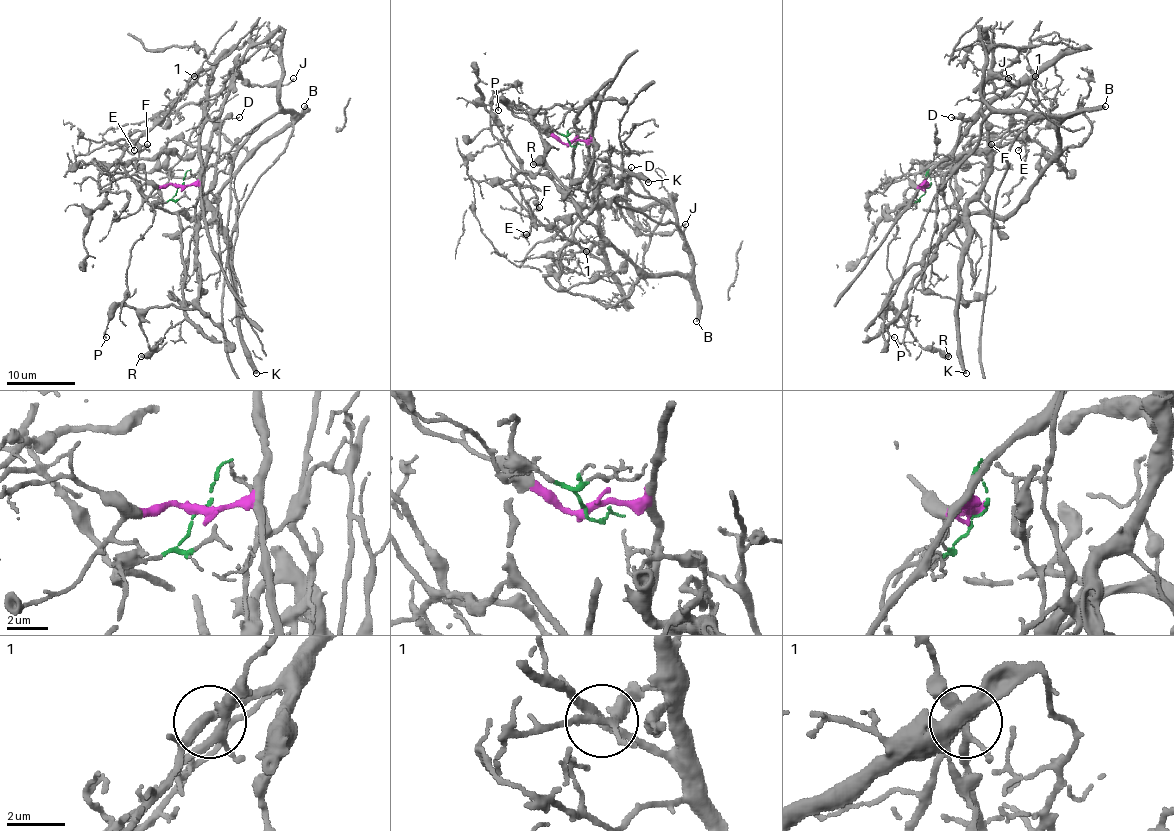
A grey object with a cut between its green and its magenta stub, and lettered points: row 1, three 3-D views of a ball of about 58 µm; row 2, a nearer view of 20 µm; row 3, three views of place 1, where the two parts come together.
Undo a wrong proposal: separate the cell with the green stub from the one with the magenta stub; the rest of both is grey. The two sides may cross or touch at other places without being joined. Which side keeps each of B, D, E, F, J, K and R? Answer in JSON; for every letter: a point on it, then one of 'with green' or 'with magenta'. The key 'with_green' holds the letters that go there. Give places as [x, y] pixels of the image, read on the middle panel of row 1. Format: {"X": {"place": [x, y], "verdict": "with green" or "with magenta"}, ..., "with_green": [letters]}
{"B": {"place": [696, 321], "verdict": "with green"}, "D": {"place": [631, 167], "verdict": "with magenta"}, "E": {"place": [526, 234], "verdict": "with magenta"}, "F": {"place": [539, 207], "verdict": "with magenta"}, "J": {"place": [685, 224], "verdict": "with magenta"}, "K": {"place": [648, 182], "verdict": "with magenta"}, "R": {"place": [533, 164], "verdict": "with magenta"}, "with_green": ["B"]}

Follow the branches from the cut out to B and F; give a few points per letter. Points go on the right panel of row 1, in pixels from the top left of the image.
B: (928, 187), (928, 169), (939, 175), (942, 192), (951, 166), (978, 140), (992, 112), (1078, 114), (1104, 106)
F: (928, 187), (930, 171), (963, 131), (992, 102), (1027, 85), (1042, 69), (994, 150), (990, 144)

